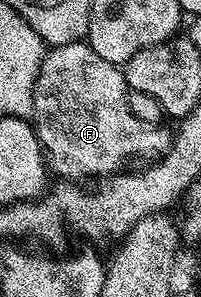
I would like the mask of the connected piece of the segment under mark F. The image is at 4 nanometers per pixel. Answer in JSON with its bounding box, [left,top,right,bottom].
[33,41,172,181]

